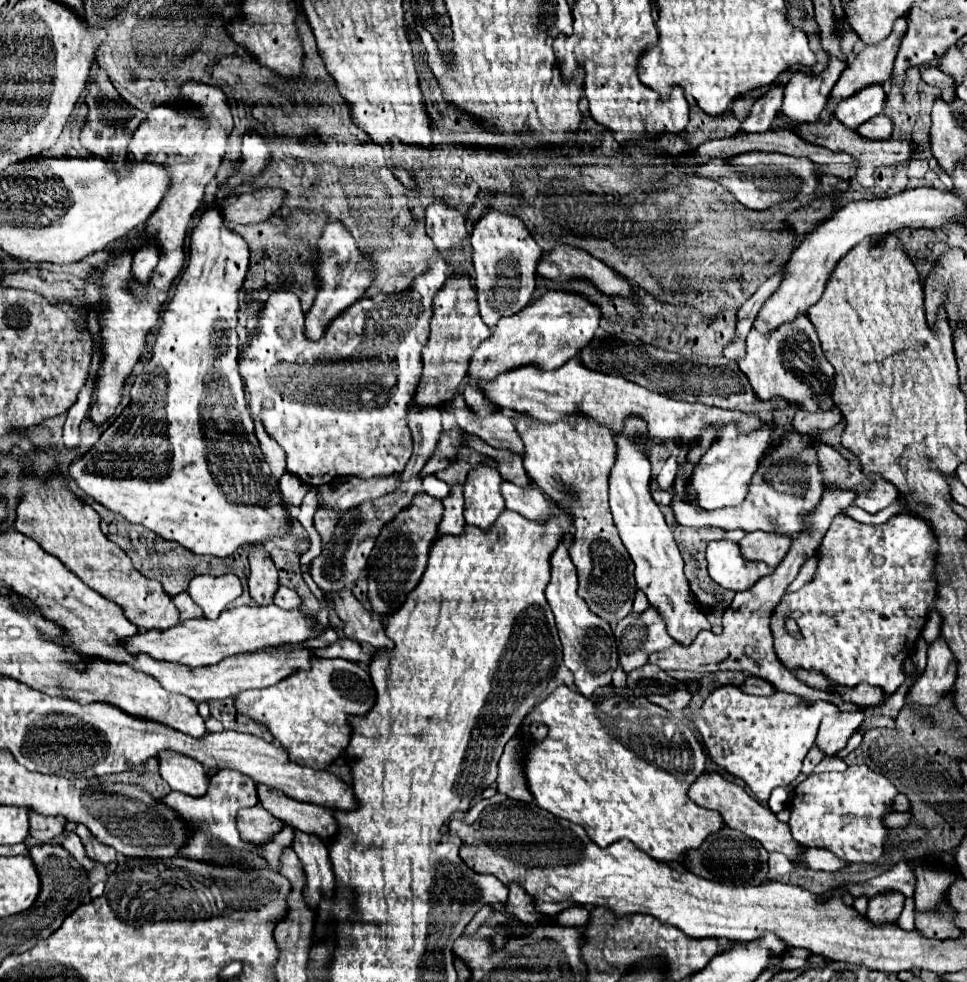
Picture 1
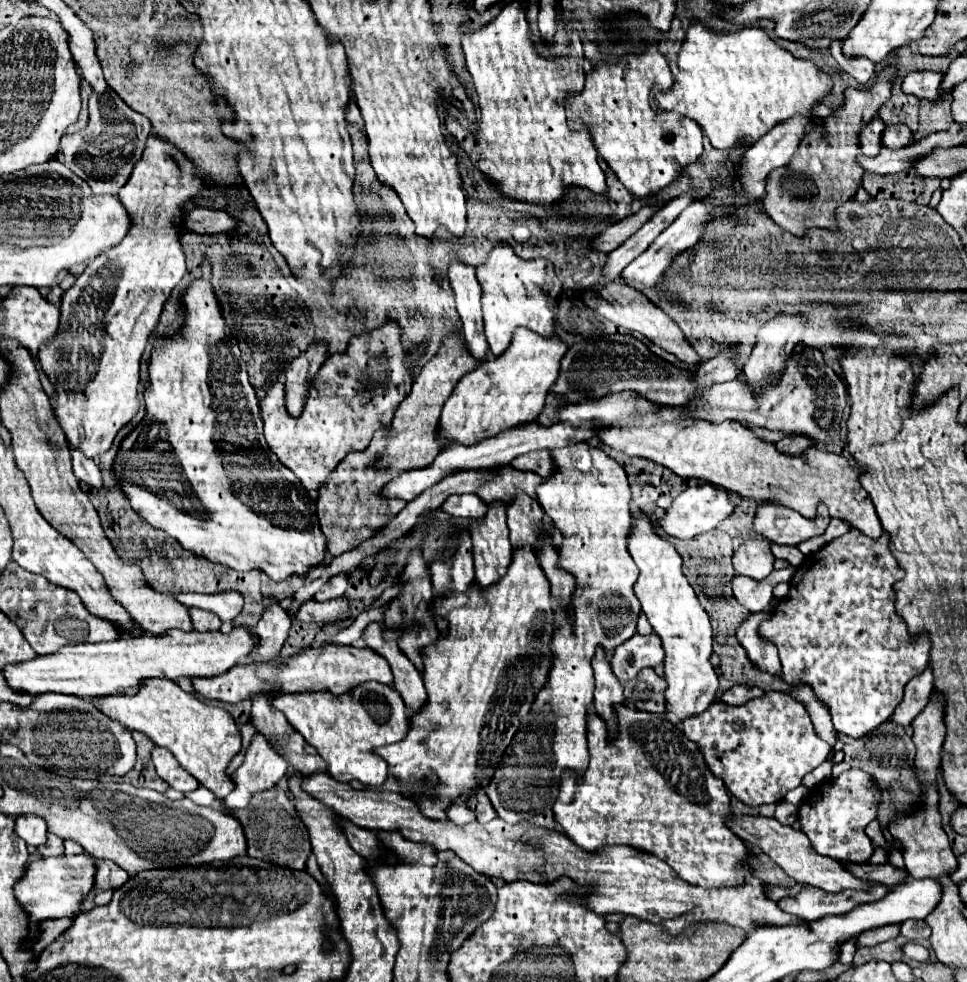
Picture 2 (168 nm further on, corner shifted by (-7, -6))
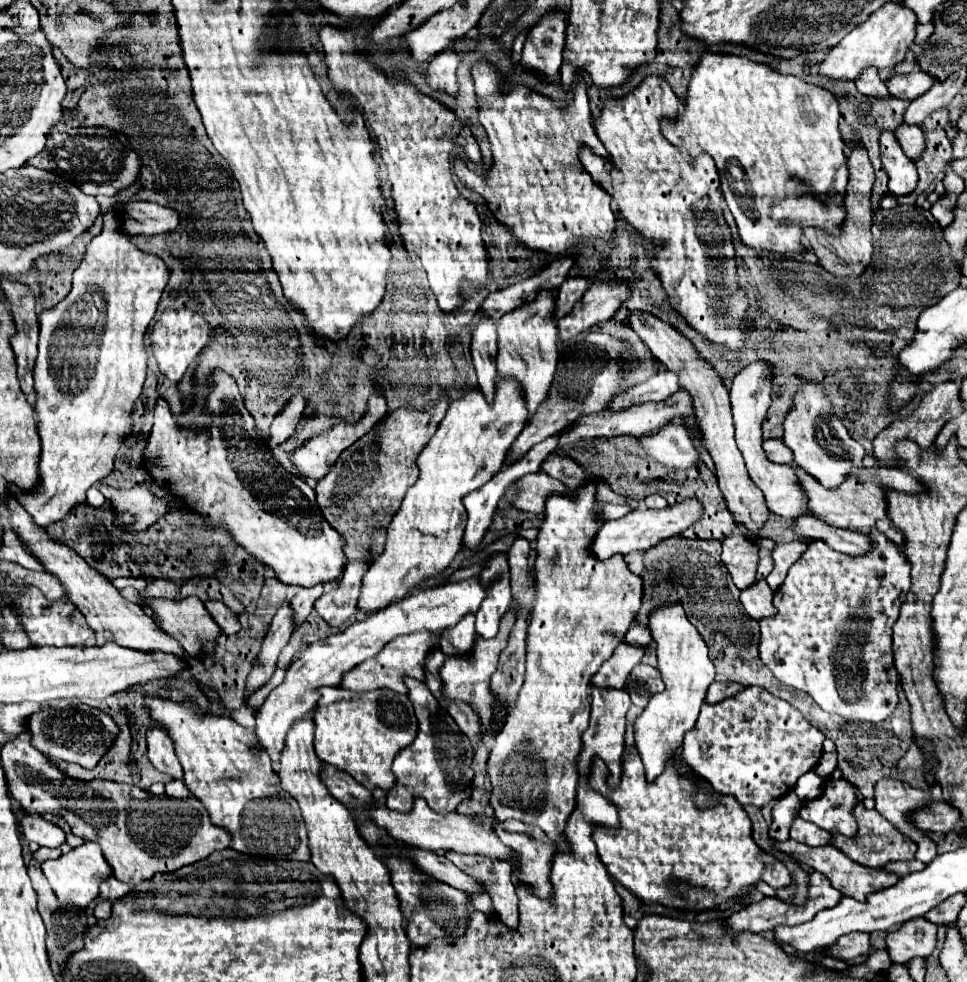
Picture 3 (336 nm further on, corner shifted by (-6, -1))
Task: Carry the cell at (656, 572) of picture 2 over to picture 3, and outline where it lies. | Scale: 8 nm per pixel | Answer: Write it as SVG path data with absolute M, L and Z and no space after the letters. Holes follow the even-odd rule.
M679 604L655 610L649 622L665 690L649 700L647 708L637 716L633 732L637 752L645 766L645 778L653 782L665 770L667 762L677 754L677 748L683 744L683 734L695 724L699 708L705 702L705 692L715 678L715 666L707 656L707 644L695 626L691 626Z

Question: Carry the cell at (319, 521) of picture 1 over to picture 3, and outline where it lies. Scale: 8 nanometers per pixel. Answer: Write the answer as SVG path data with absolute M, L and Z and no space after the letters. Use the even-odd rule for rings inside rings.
M445 394L425 412L407 408L393 412L391 416L387 416L387 420L379 424L379 436L365 434L363 438L359 438L359 442L355 442L341 454L339 462L331 466L327 476L317 482L317 504L325 520L347 540L345 554L349 560L361 560L365 564L371 564L383 552L385 530L395 510L399 510L403 494L417 482L419 470L415 458L435 434L445 412Z

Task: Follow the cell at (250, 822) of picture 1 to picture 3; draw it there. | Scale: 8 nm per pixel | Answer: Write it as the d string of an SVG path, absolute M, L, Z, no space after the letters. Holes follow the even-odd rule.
M23 732L13 742L7 742L1 748L1 764L7 776L11 798L15 798L31 814L63 816L69 822L75 836L83 838L85 842L99 842L107 862L115 870L115 878L119 878L121 882L139 884L143 880L151 880L155 874L175 872L183 866L189 866L207 858L209 854L217 850L229 848L231 836L223 828L217 828L211 824L205 806L197 798L173 800L167 796L165 798L153 796L147 790L141 790L129 784L103 782L103 780L93 780L93 782L71 780L63 776L51 762L47 762L47 758L39 750L35 750L29 740L31 740L31 734Z

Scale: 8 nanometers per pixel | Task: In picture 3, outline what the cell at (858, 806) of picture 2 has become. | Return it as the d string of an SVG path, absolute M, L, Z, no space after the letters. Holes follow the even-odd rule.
M827 780L819 798L805 802L799 816L817 824L827 832L839 832L843 836L855 836L857 824L853 818L853 806L857 804L855 786L847 780Z

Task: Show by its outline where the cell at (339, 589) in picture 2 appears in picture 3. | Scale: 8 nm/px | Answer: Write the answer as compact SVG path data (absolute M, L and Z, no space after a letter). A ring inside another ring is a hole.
M313 586L313 588L301 588L299 594L291 600L291 608L293 608L293 620L295 620L295 628L299 628L307 616L311 614L311 608L315 604L315 600L323 594L323 586Z

